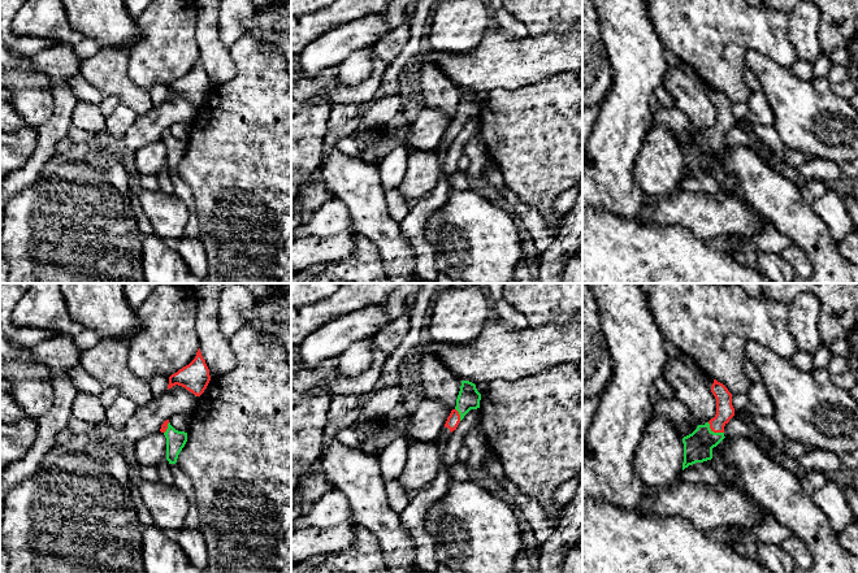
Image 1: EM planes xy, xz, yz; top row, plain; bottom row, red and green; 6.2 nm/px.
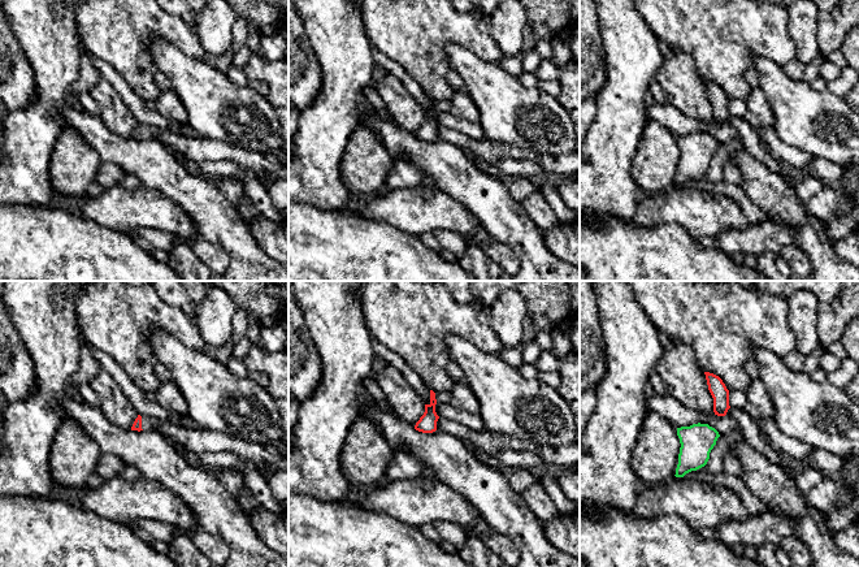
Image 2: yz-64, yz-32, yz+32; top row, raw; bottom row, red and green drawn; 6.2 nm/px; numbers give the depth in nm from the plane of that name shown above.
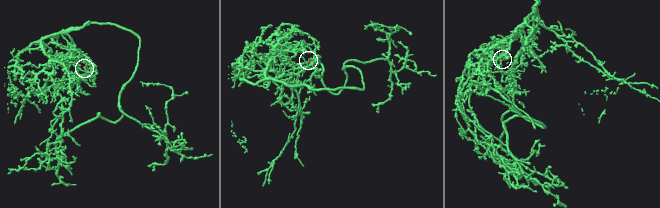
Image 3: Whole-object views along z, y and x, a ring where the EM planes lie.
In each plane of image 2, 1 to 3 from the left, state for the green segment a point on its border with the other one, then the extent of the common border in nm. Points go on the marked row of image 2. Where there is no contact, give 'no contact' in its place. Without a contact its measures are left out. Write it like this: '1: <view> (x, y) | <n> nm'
1: no contact
2: no contact
3: no contact

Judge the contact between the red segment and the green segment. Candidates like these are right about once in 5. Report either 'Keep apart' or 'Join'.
Join

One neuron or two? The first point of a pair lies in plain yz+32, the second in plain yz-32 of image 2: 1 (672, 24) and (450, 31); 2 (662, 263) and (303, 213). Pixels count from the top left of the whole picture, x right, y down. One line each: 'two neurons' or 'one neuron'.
1: one neuron
2: one neuron

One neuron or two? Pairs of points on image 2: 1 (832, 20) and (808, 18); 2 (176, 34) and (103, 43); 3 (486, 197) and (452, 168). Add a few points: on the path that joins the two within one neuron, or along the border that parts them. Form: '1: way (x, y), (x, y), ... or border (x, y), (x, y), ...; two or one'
1: border (818, 13), (819, 50); two
2: way (157, 25), (121, 25); one
3: way (478, 191), (460, 176); one

